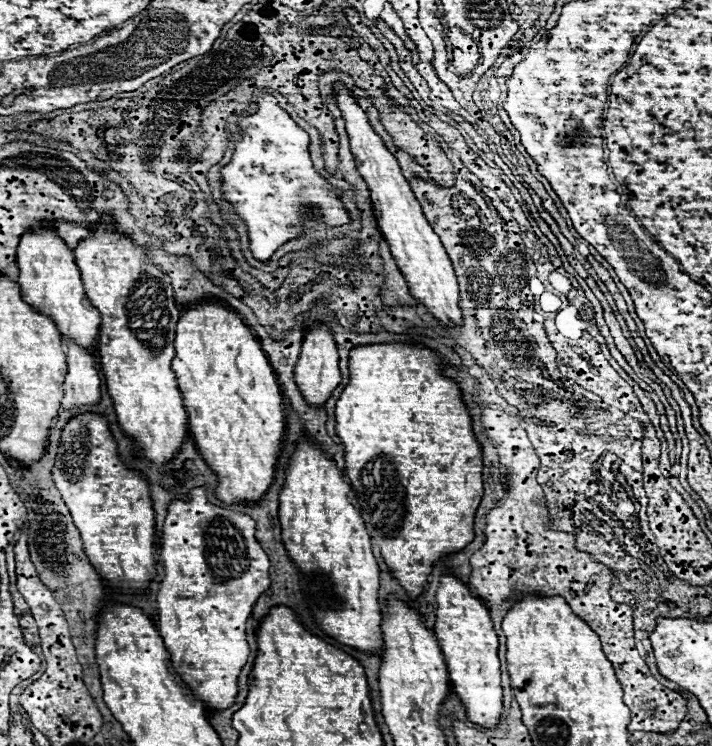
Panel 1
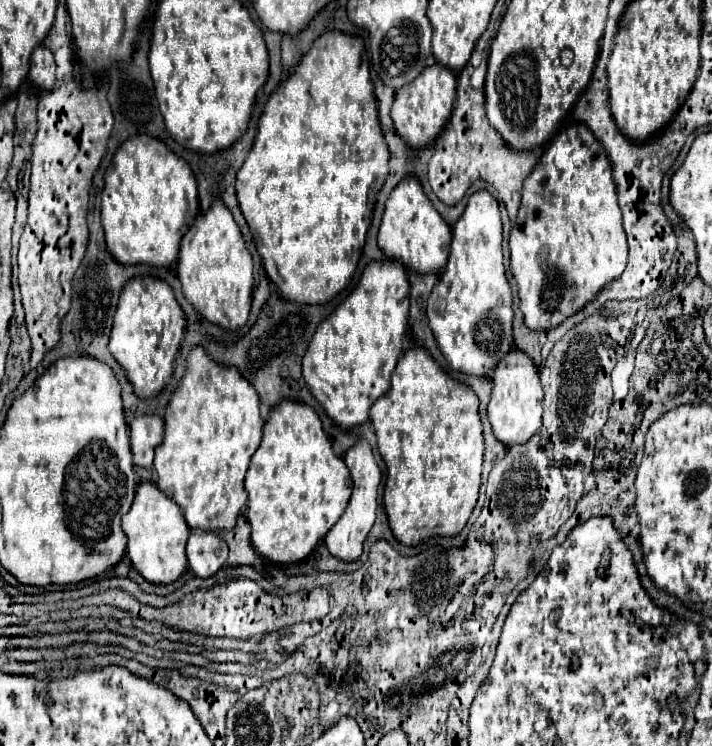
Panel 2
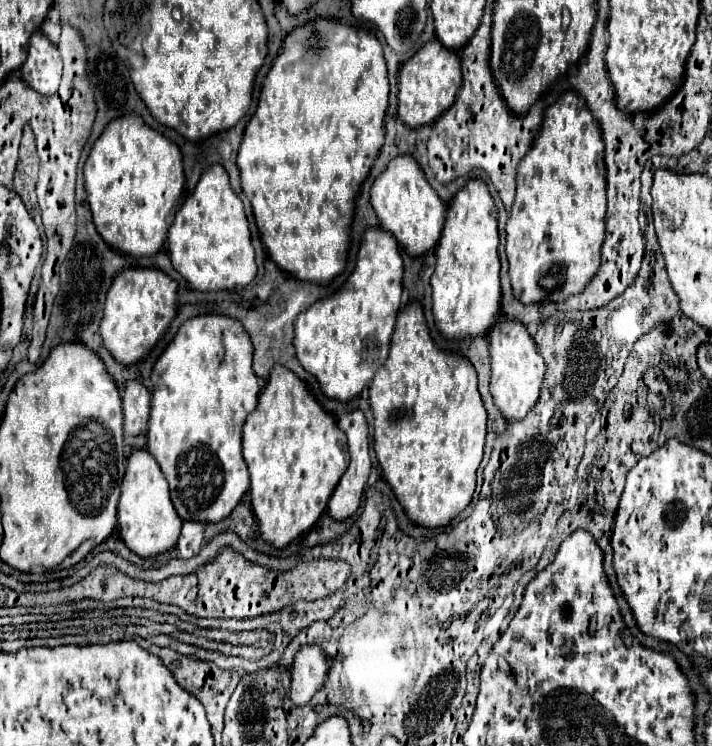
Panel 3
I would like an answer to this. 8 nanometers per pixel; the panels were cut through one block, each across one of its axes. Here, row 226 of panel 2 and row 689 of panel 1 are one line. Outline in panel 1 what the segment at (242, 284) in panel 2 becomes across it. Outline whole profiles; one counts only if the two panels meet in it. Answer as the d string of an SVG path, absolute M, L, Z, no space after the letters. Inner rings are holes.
M194 488L188 498L174 500L168 508L168 516L162 532L162 562L164 580L158 590L158 630L170 652L176 674L192 688L192 694L212 710L230 708L236 702L238 676L244 668L250 648L246 642L244 626L252 614L252 608L260 594L268 590L268 556L254 538L256 522L248 514L224 510L206 498L206 488Z

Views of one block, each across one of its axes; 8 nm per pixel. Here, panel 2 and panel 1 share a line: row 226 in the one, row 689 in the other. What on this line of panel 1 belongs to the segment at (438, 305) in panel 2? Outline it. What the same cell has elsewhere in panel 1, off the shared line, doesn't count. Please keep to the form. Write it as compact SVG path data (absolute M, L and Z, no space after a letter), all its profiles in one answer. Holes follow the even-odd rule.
M442 576L436 592L436 626L434 634L440 642L442 654L448 664L452 690L458 694L466 708L470 722L484 728L496 728L502 716L502 686L500 686L500 660L498 636L494 632L488 608L482 600L474 598L466 584L454 576Z

